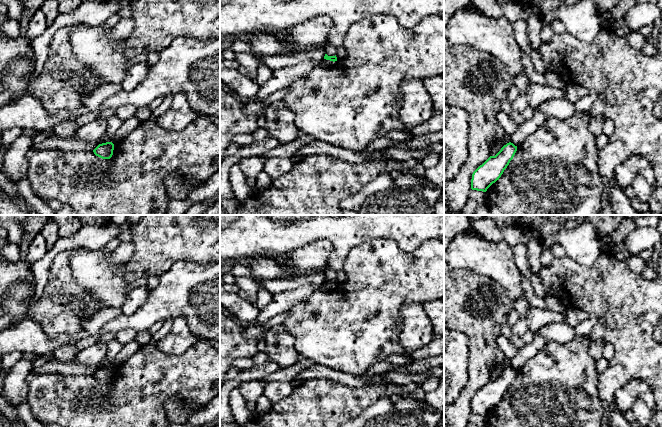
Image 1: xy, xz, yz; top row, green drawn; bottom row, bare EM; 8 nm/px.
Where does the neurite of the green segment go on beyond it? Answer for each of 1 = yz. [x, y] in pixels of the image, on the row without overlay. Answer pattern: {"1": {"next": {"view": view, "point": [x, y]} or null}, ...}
{"1": {"next": null}}

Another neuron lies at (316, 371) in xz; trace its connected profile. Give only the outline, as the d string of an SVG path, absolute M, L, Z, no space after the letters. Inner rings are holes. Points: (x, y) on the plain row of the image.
M315 364L303 369L298 375L297 382L302 382L313 378L326 378L345 386L360 388L369 385L373 377L364 378L362 376L353 376Z

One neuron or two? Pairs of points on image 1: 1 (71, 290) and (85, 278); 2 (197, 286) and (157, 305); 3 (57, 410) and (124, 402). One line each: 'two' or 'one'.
1: two
2: one
3: one

